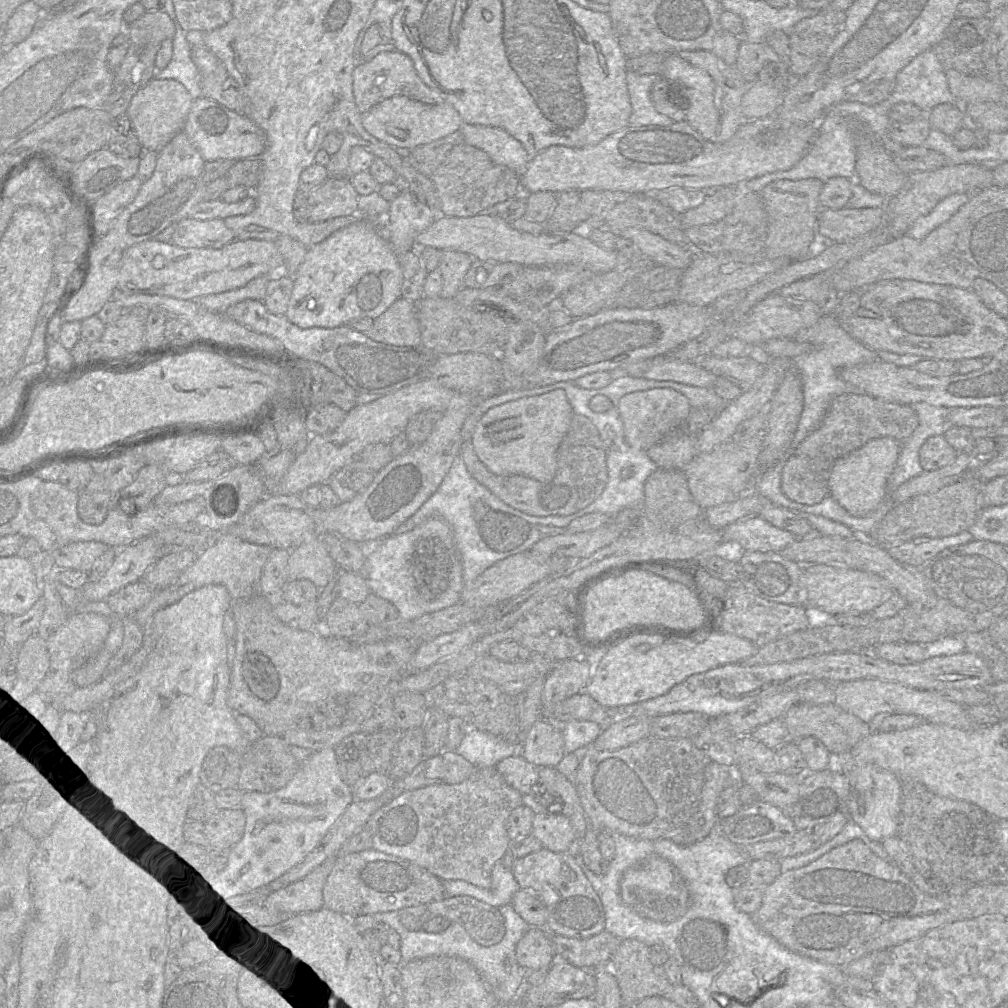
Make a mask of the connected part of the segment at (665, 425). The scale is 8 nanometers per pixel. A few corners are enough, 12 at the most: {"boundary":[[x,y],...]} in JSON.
{"boundary":[[670,388],[618,403],[626,442],[647,451],[684,428],[688,399]]}

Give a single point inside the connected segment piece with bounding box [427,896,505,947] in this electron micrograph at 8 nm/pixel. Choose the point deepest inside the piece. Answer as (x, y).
(485, 924)

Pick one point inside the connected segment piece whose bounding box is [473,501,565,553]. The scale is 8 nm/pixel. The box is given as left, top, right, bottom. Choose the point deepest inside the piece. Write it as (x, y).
(502, 532)

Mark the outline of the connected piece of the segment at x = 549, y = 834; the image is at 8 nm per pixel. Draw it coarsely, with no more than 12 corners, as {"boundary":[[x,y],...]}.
{"boundary":[[535,813],[531,835],[555,853],[574,840],[564,815]]}

